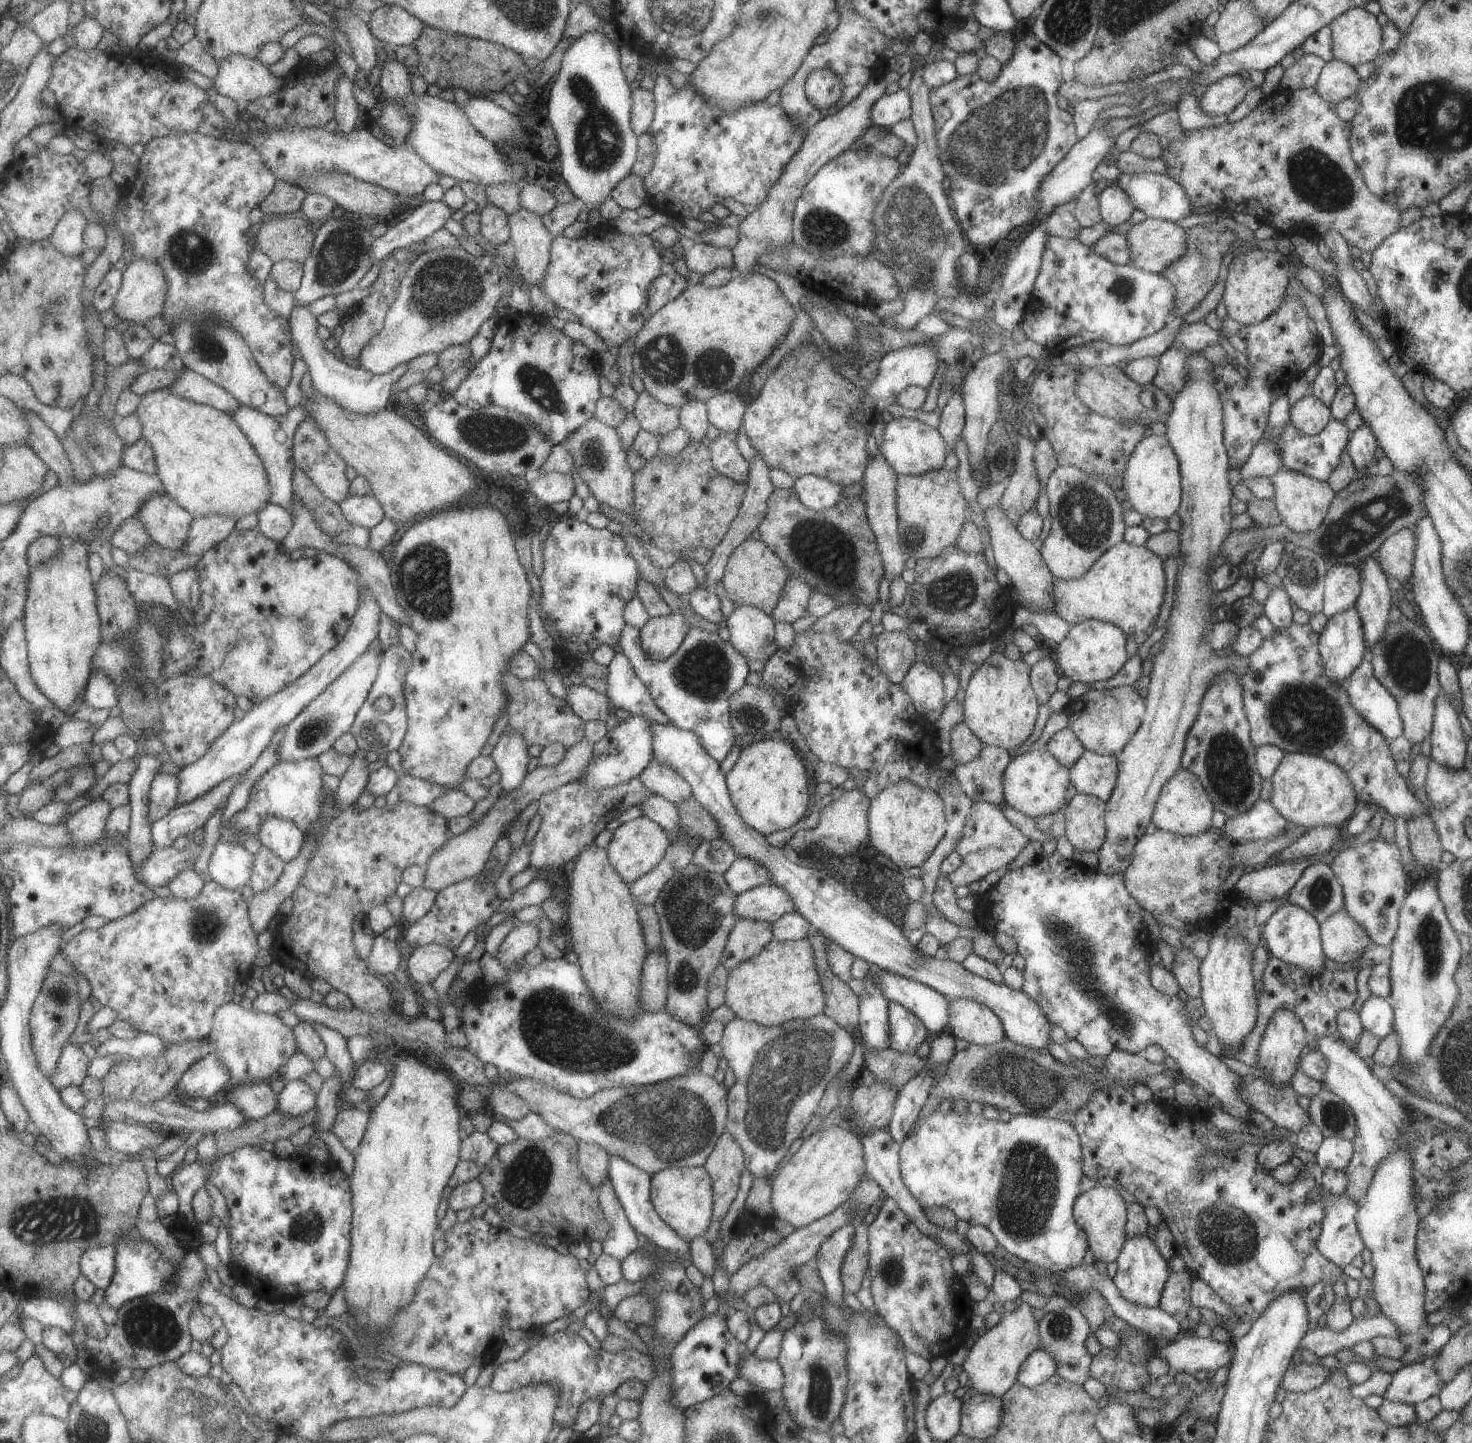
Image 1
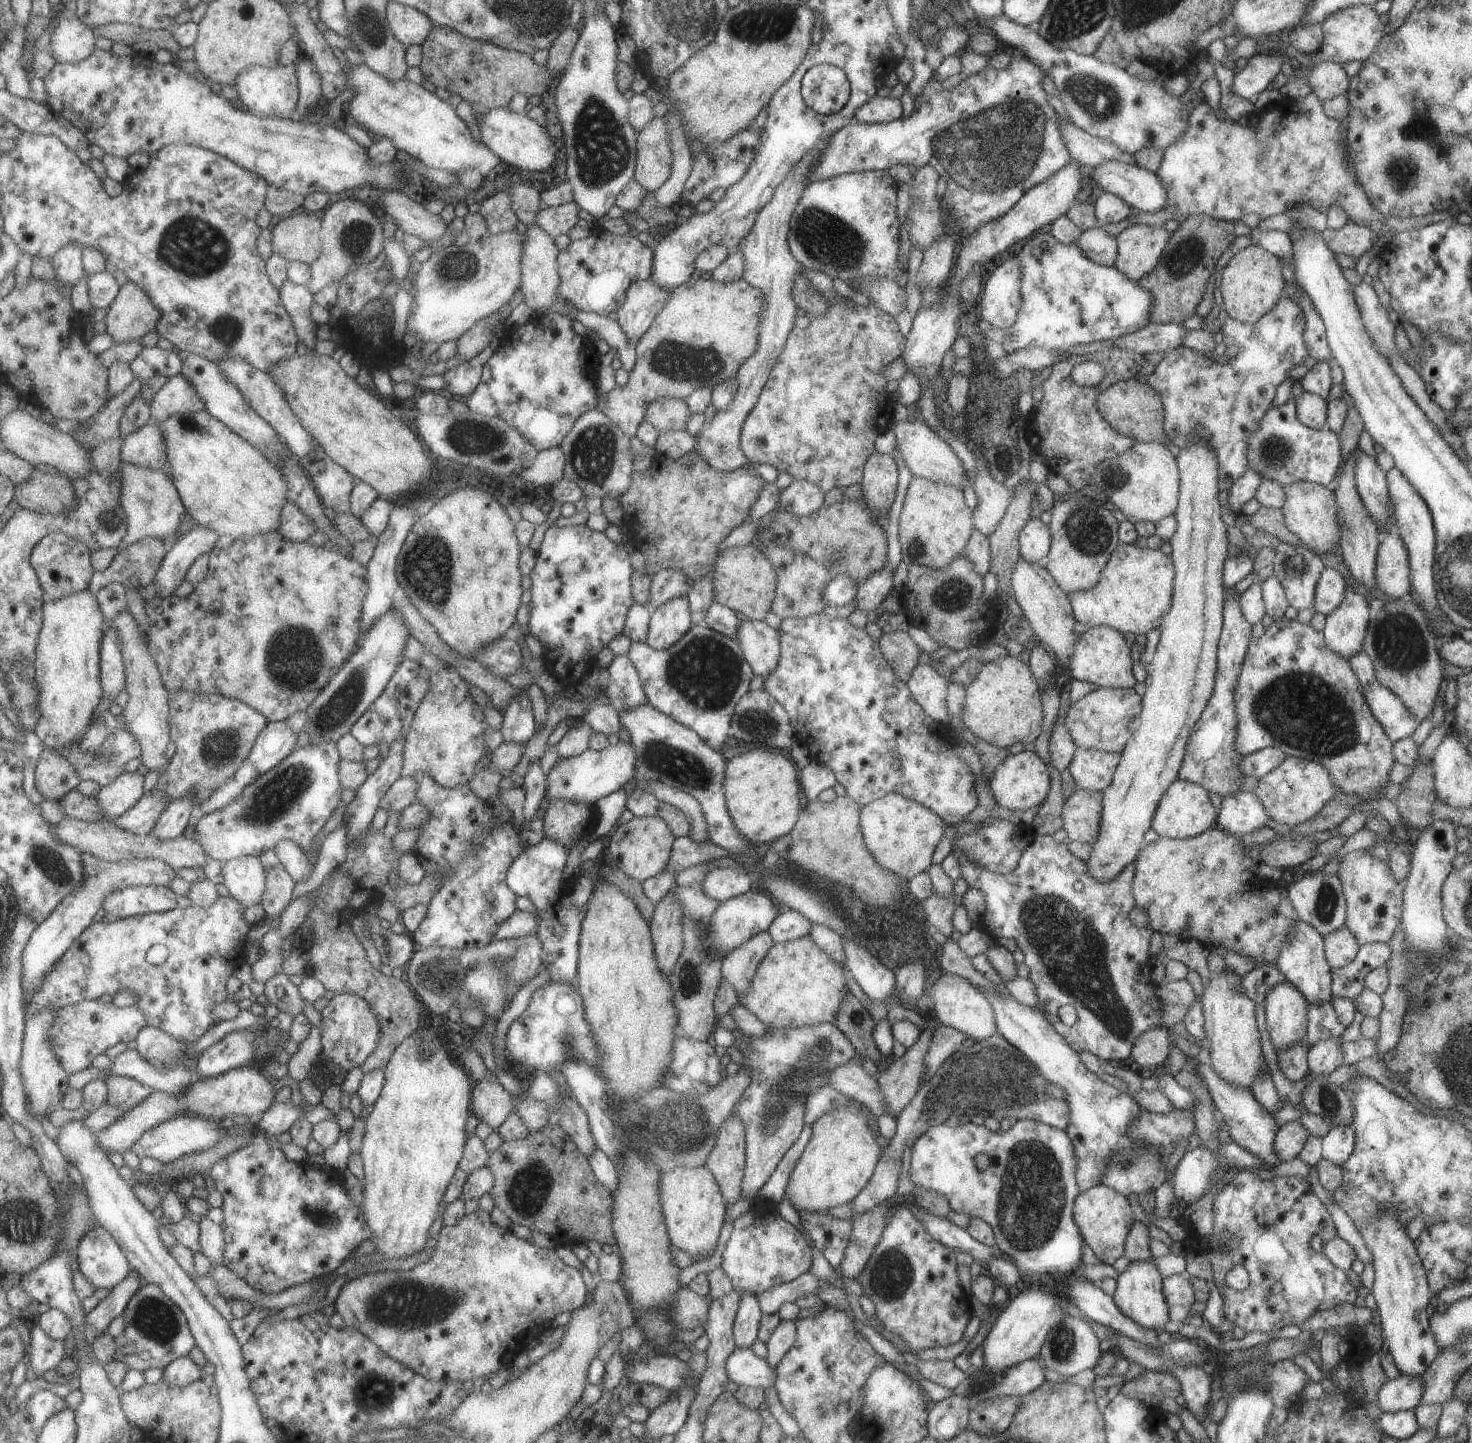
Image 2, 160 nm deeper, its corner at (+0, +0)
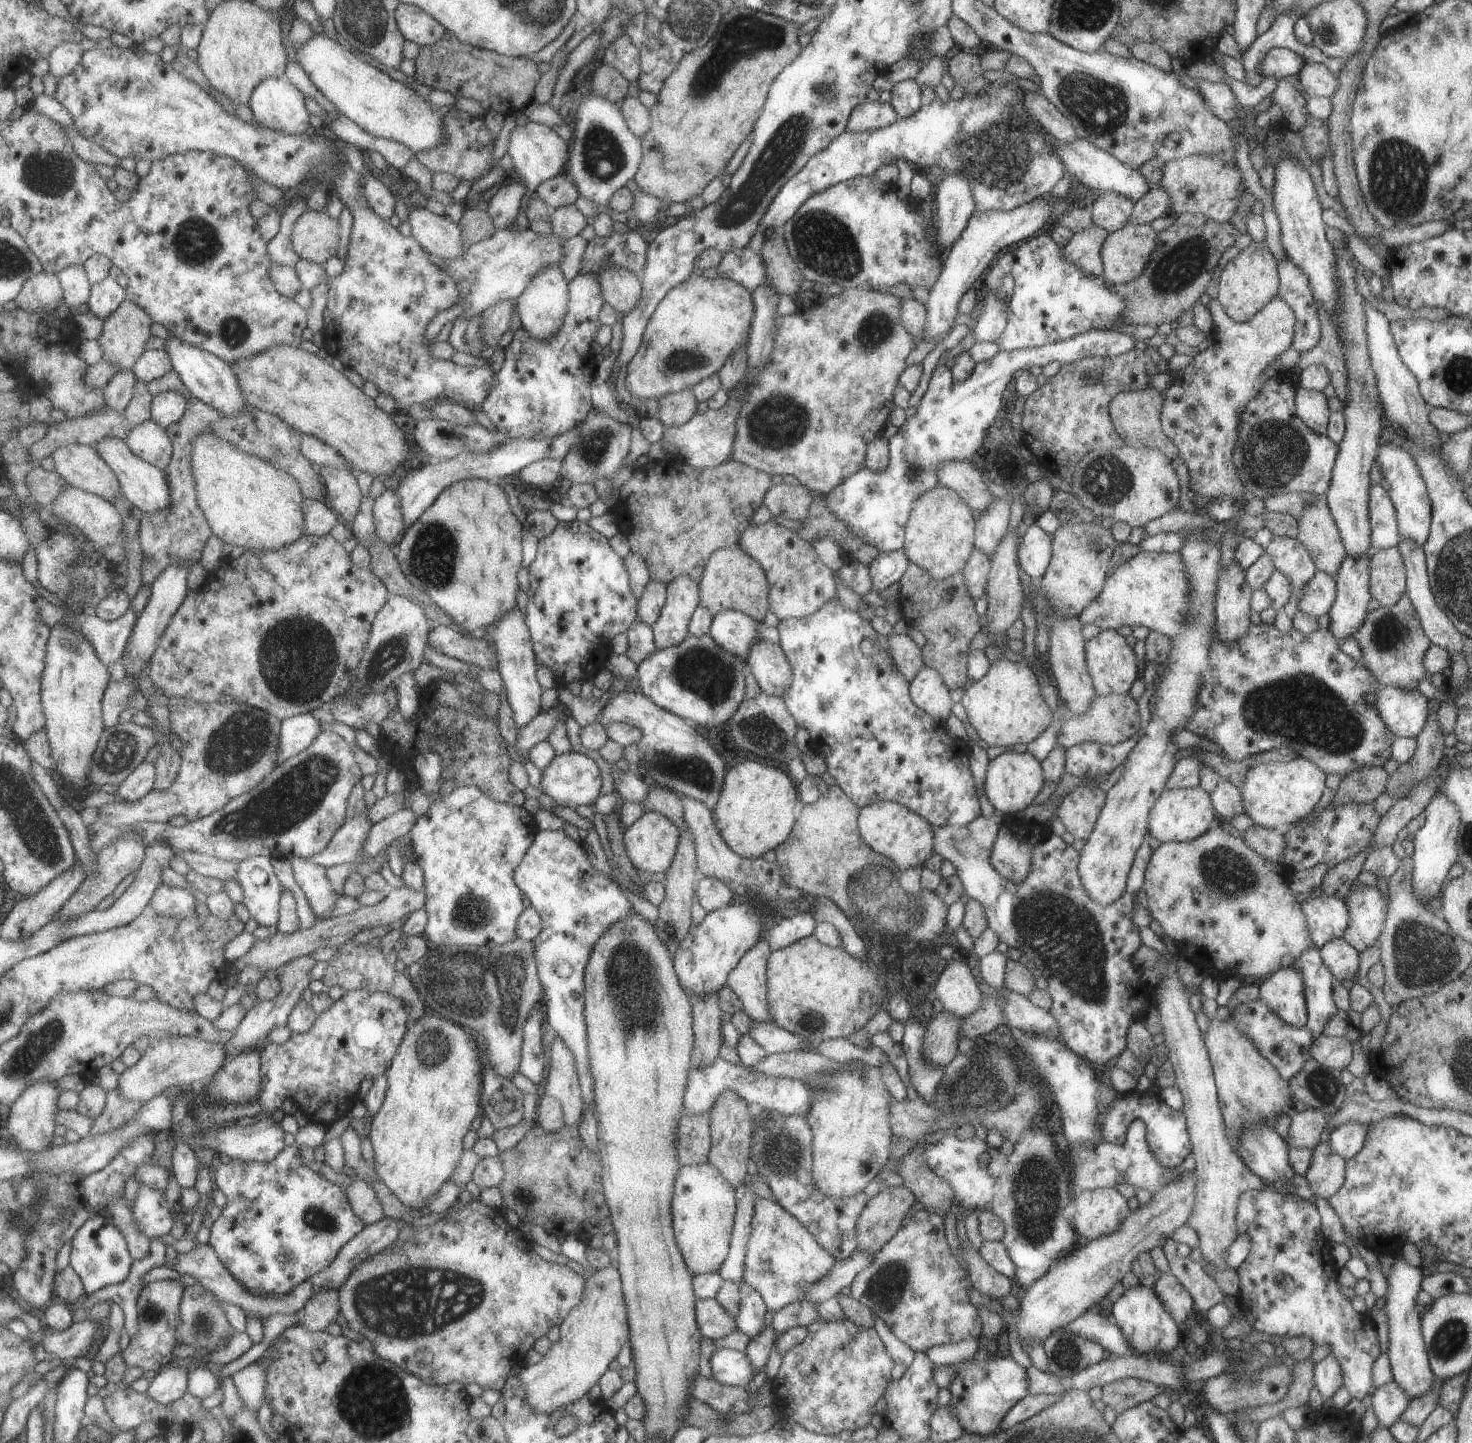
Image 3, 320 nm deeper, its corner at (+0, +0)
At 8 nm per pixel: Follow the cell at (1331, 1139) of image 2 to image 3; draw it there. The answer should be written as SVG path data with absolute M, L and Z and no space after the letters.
M1349 1121L1333 1128L1328 1134L1330 1149L1344 1160L1349 1160L1361 1150L1368 1131L1367 1123Z

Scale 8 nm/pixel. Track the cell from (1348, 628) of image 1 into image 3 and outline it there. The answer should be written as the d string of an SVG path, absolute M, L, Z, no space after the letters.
M1370 553L1360 557L1345 558L1340 562L1339 568L1334 581L1336 584L1336 593L1334 601L1328 610L1329 615L1329 632L1333 633L1336 639L1348 637L1357 630L1357 627L1363 622L1367 614L1367 602L1371 600L1369 590L1370 579Z

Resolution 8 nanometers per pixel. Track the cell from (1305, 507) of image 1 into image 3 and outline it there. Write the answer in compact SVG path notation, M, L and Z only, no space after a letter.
M1323 496L1314 499L1297 519L1296 539L1307 549L1314 567L1335 578L1346 552Z

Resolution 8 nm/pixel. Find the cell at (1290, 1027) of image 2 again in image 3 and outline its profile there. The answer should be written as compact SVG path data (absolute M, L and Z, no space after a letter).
M1295 967L1276 970L1258 985L1259 998L1287 1025L1305 1026L1306 1004L1301 973Z

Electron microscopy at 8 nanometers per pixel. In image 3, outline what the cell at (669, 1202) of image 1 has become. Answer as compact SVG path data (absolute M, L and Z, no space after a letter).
M707 1162L678 1168L671 1199L672 1229L691 1276L718 1272L730 1247L735 1213L735 1189L715 1166Z

